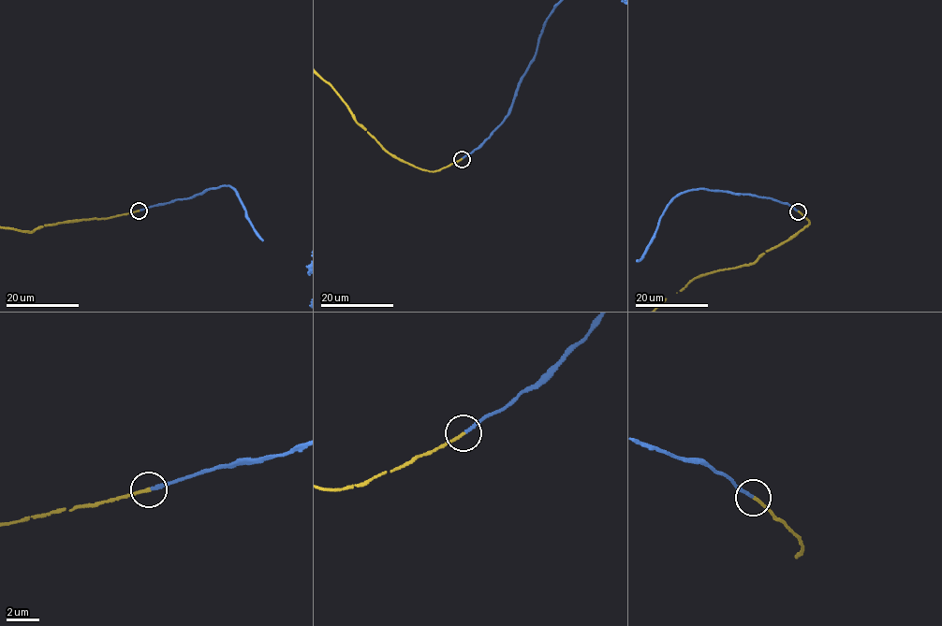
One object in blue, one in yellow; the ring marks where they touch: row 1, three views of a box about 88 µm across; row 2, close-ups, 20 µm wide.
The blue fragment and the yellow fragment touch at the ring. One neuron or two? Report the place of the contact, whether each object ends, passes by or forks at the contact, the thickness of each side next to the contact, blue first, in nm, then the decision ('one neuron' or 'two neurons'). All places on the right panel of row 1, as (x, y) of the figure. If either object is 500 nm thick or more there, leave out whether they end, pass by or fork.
place (798, 211); blue ends; yellow ends; calibres 170 and 180 nm; one neuron

